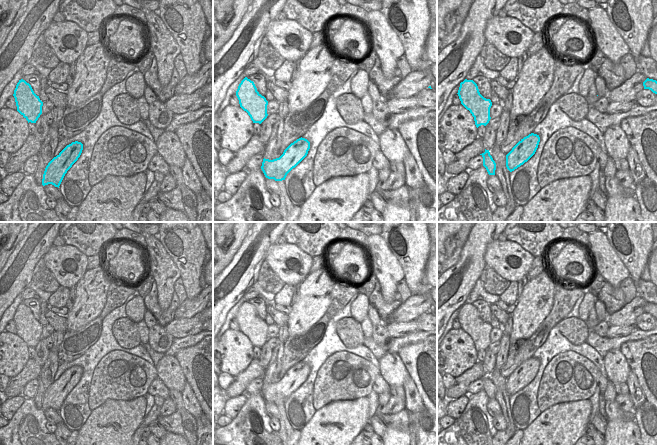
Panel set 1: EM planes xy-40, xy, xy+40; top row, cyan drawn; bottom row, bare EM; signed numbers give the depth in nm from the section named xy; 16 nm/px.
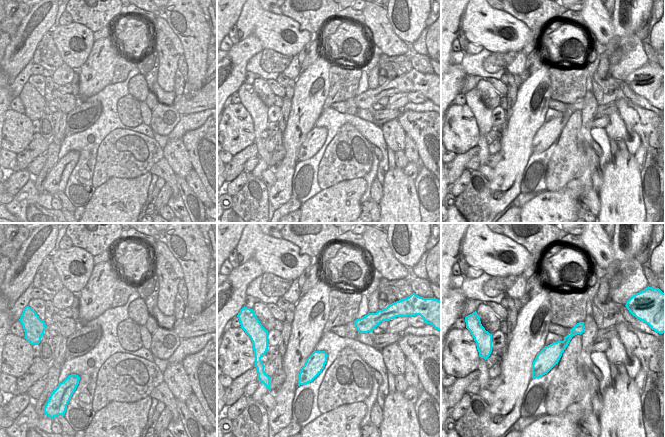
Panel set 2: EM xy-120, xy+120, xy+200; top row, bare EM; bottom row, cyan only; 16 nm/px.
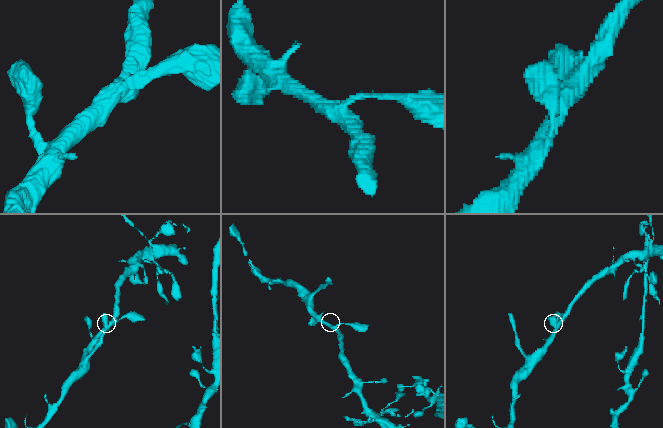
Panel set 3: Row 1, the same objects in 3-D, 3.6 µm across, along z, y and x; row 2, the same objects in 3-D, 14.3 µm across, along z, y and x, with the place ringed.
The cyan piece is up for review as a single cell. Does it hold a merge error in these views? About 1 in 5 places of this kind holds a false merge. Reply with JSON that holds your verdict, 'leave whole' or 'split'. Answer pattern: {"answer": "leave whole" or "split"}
{"answer": "leave whole"}

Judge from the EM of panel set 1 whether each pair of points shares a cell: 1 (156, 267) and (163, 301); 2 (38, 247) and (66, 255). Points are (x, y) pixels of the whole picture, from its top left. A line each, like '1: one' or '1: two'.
1: one
2: two

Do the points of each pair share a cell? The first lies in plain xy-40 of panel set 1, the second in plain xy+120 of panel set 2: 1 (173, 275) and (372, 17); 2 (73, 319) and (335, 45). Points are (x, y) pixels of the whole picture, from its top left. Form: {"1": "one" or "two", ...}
{"1": "one", "2": "two"}

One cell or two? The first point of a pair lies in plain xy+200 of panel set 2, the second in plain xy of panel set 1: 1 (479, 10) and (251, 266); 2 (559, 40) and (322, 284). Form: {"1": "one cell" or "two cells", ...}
{"1": "two cells", "2": "two cells"}

